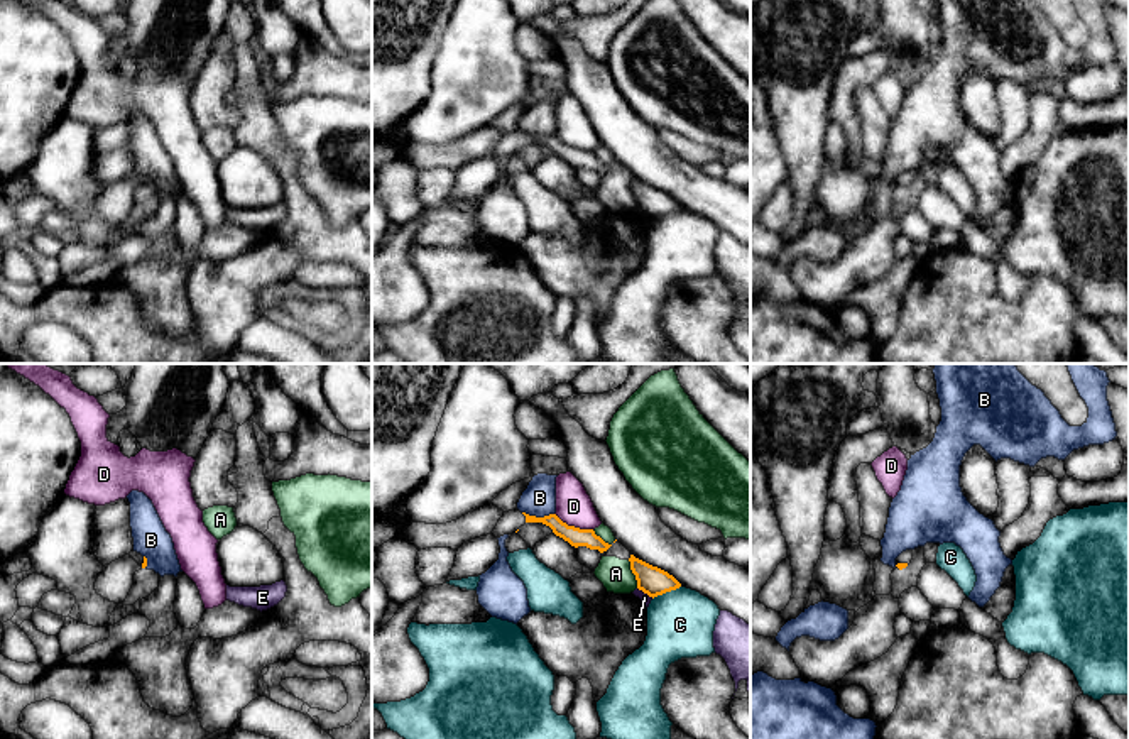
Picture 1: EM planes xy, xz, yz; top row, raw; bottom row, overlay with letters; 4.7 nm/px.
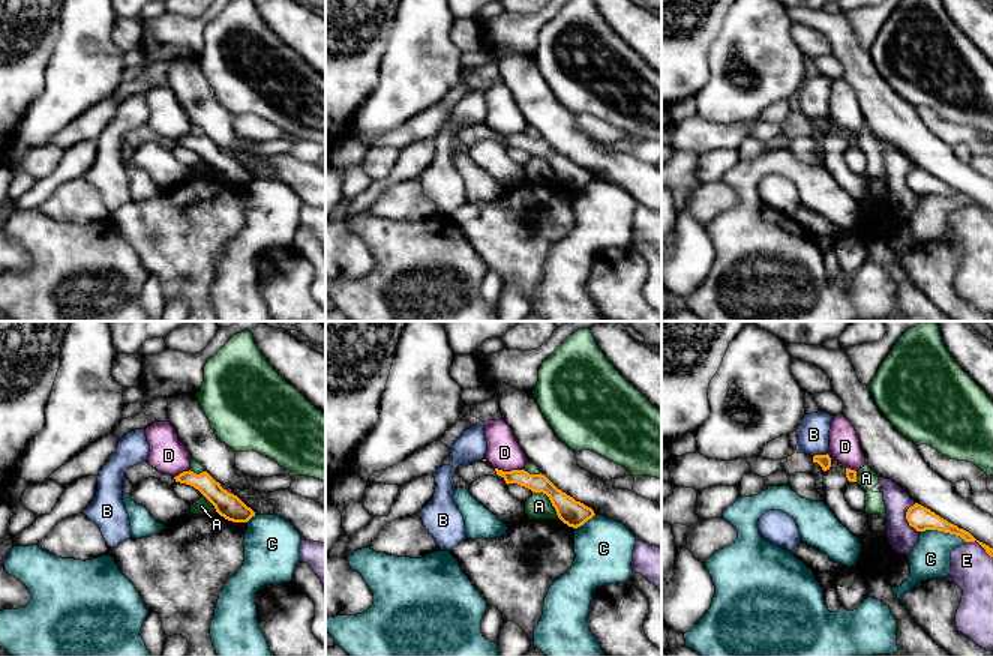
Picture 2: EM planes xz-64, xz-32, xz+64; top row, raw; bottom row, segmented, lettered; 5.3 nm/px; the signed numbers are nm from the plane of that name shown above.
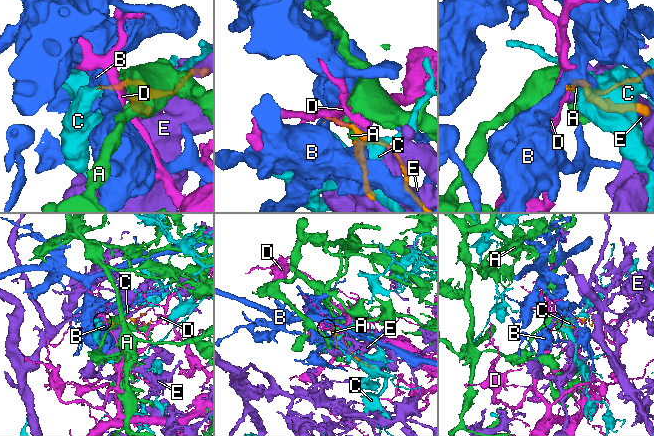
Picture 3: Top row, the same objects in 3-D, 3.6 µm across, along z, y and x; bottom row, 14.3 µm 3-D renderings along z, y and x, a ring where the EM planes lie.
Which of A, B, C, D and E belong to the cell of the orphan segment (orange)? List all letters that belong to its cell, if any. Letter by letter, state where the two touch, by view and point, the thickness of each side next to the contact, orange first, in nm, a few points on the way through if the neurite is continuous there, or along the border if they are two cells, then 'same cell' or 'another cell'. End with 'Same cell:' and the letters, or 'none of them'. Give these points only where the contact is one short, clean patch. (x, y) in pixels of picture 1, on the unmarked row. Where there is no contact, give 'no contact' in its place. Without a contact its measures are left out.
A: meets orange in xz at (632, 193); 140 nm thick on the orange side, 150 nm on the other; border along xz (627, 181), (638, 208); another cell
B: meets orange in xz at (538, 139); 90 nm thick on the orange side, 160 nm on the other; border along xz (523, 132), (533, 137), (553, 136); another cell
C: meets orange in xz at (666, 212); 140 nm thick on the orange side, 320 nm on the other; border along xz (680, 207), (653, 220); another cell
D: meets orange in xz at (573, 147); 90 nm thick on the orange side, 180 nm on the other; another cell
E: meets orange in xz at (646, 213); 140 nm thick on the orange side, 50 nm on the other; another cell
Same cell: none of them

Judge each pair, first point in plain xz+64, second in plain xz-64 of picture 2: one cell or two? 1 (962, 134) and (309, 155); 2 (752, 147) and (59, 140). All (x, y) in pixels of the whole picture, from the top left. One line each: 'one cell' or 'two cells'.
1: two cells
2: two cells

